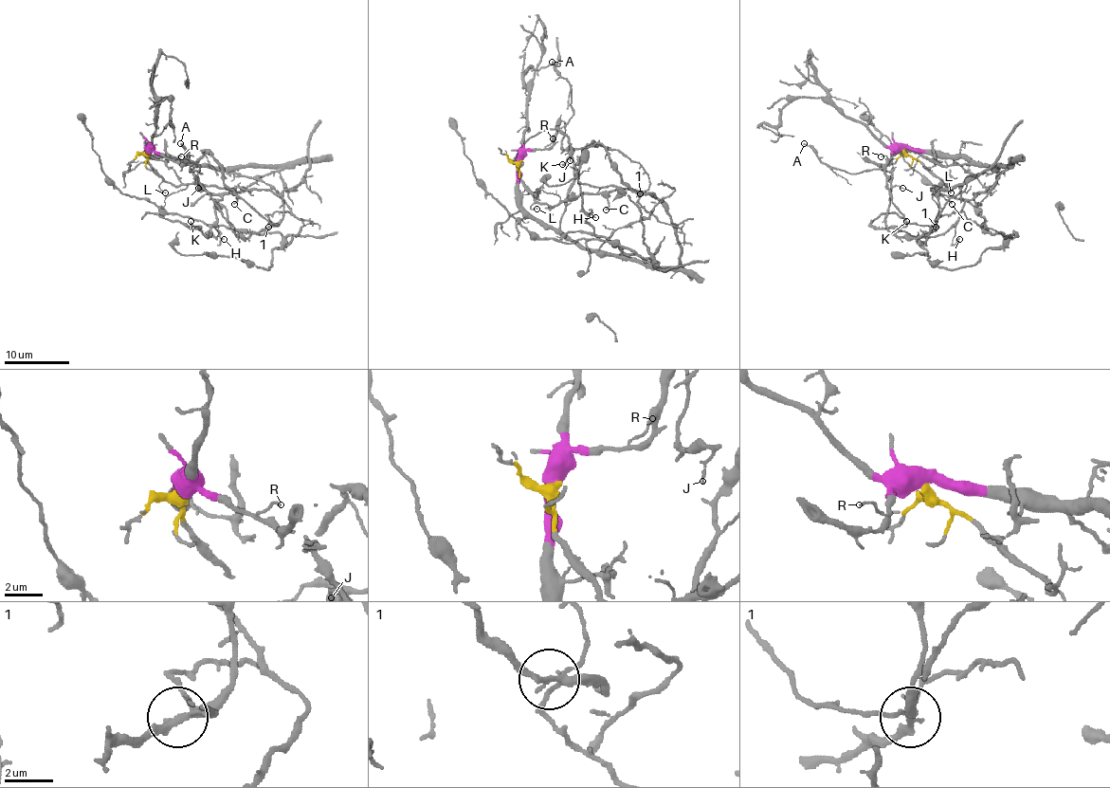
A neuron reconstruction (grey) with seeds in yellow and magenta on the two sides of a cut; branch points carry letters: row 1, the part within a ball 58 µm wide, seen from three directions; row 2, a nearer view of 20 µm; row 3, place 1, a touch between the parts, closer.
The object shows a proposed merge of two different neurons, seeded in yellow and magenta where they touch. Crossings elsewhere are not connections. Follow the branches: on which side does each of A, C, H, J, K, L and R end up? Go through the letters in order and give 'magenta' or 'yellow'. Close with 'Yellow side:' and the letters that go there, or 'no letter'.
A: yellow
C: yellow
H: magenta
J: yellow
K: magenta
L: yellow
R: magenta
Yellow side: A, C, J, L

